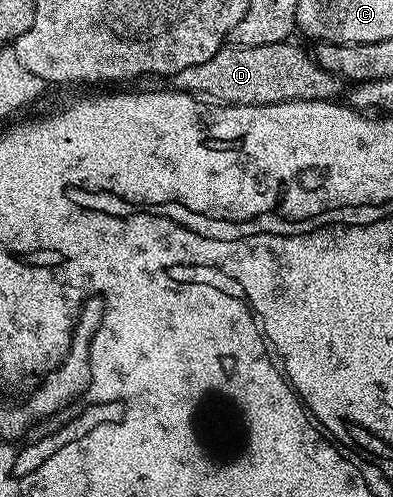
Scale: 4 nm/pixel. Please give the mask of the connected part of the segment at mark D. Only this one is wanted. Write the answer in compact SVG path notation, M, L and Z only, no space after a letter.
M289 40L278 44L262 44L258 48L225 44L221 50L214 52L214 56L210 56L210 60L206 60L206 64L171 75L171 89L187 90L213 103L229 106L265 106L275 102L339 99L341 79L326 72L326 68L317 64L309 51L307 54L294 43Z

